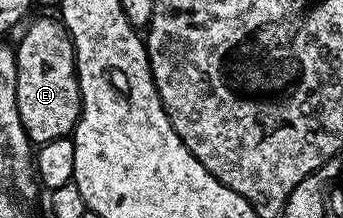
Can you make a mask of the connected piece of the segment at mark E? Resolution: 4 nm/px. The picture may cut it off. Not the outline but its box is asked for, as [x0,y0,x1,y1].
[16,16,81,145]

